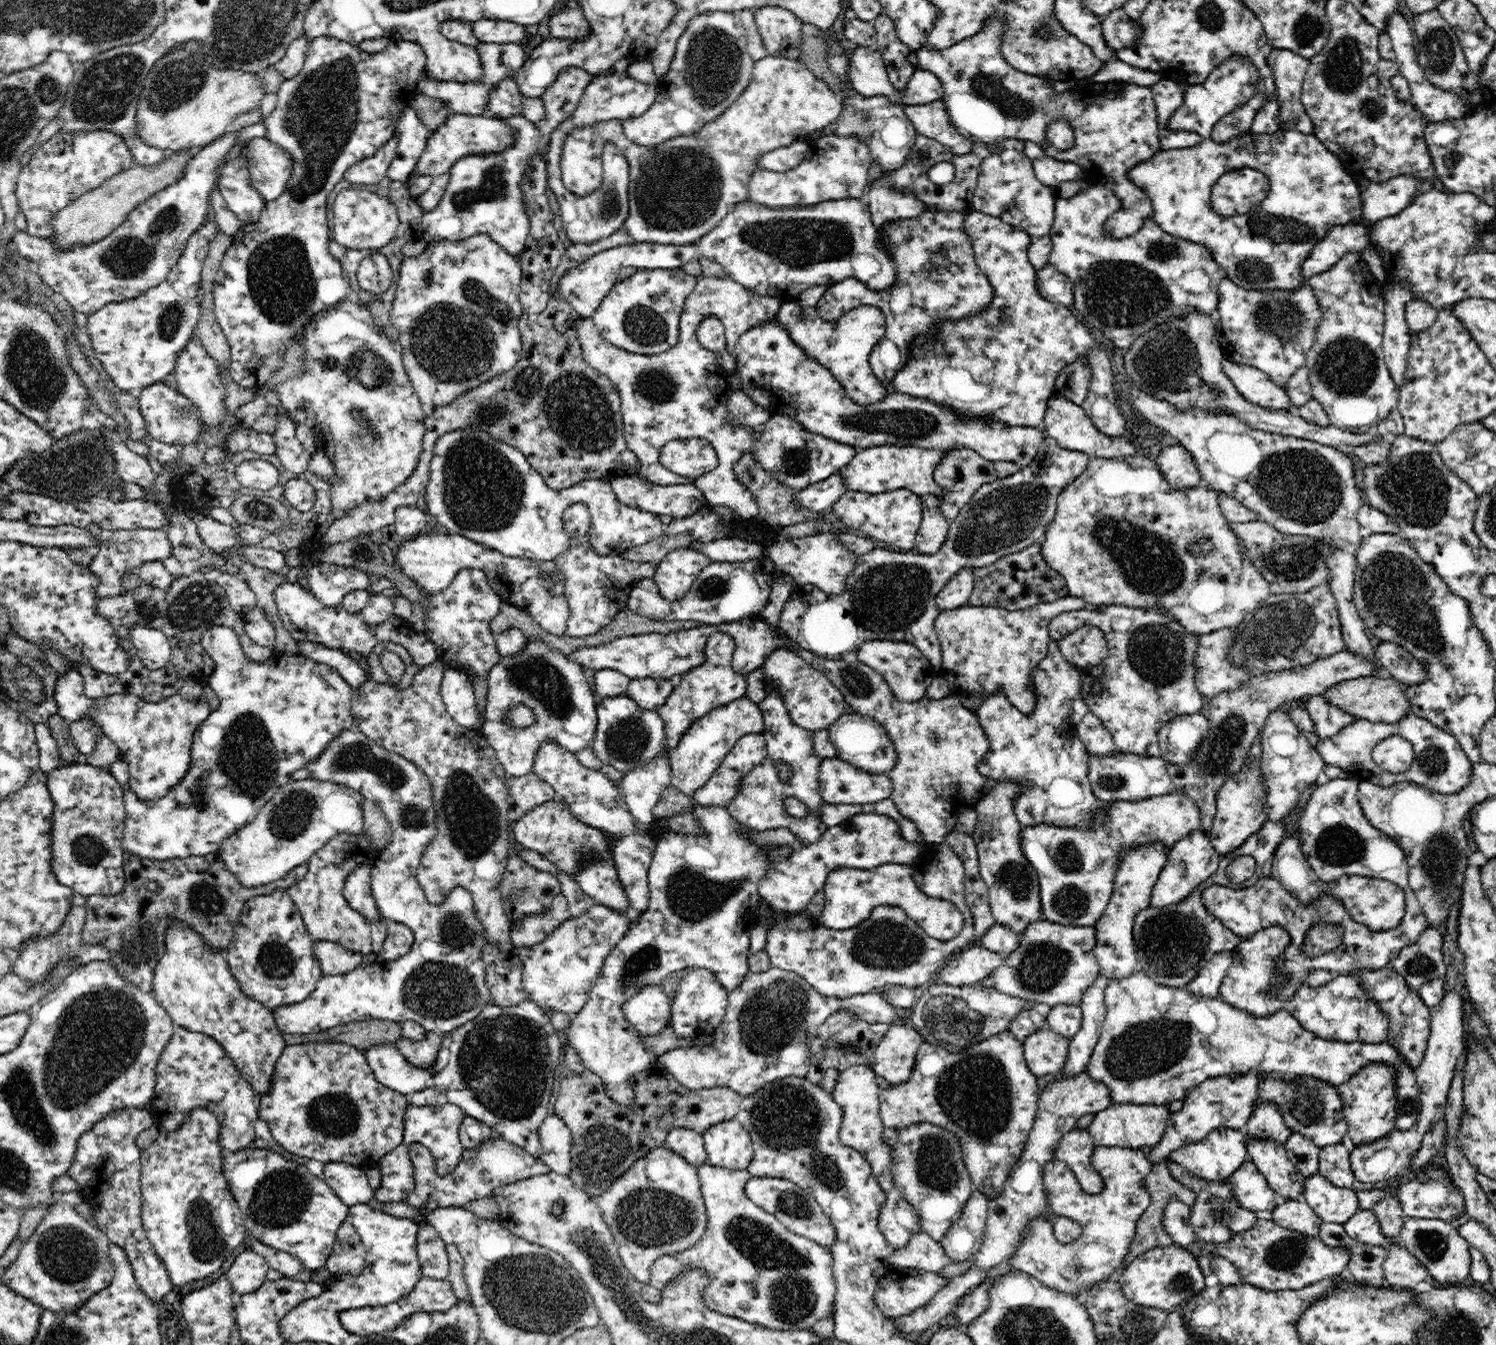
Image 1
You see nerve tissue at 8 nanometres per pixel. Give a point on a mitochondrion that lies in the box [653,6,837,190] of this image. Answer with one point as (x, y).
(713, 63)

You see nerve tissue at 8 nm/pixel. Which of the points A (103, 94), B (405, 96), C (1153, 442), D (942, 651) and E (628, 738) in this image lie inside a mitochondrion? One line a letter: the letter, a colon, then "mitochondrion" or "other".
A: mitochondrion
B: other
C: other
D: other
E: mitochondrion

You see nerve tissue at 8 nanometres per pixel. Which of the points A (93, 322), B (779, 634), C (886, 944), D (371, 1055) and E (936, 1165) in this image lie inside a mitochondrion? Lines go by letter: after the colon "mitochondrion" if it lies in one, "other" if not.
A: other
B: other
C: mitochondrion
D: other
E: mitochondrion

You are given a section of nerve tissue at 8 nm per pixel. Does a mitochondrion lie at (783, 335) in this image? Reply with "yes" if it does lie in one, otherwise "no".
no

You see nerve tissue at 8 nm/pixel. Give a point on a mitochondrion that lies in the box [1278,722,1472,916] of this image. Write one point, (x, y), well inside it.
(1440, 860)

